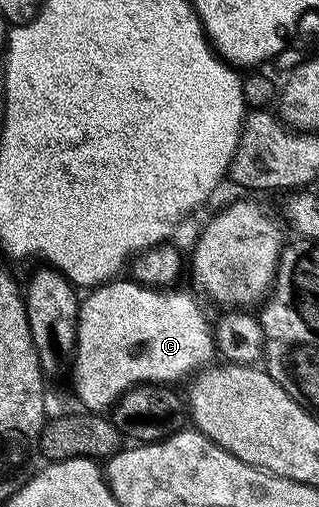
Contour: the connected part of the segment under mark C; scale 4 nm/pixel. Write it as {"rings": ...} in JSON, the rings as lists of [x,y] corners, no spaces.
{"rings":[[[112,280],[96,286],[79,304],[75,356],[69,367],[71,386],[87,410],[110,411],[127,390],[144,384],[175,384],[190,379],[216,357],[217,343],[212,323],[207,323],[199,302],[187,290],[156,288],[142,282]]]}

